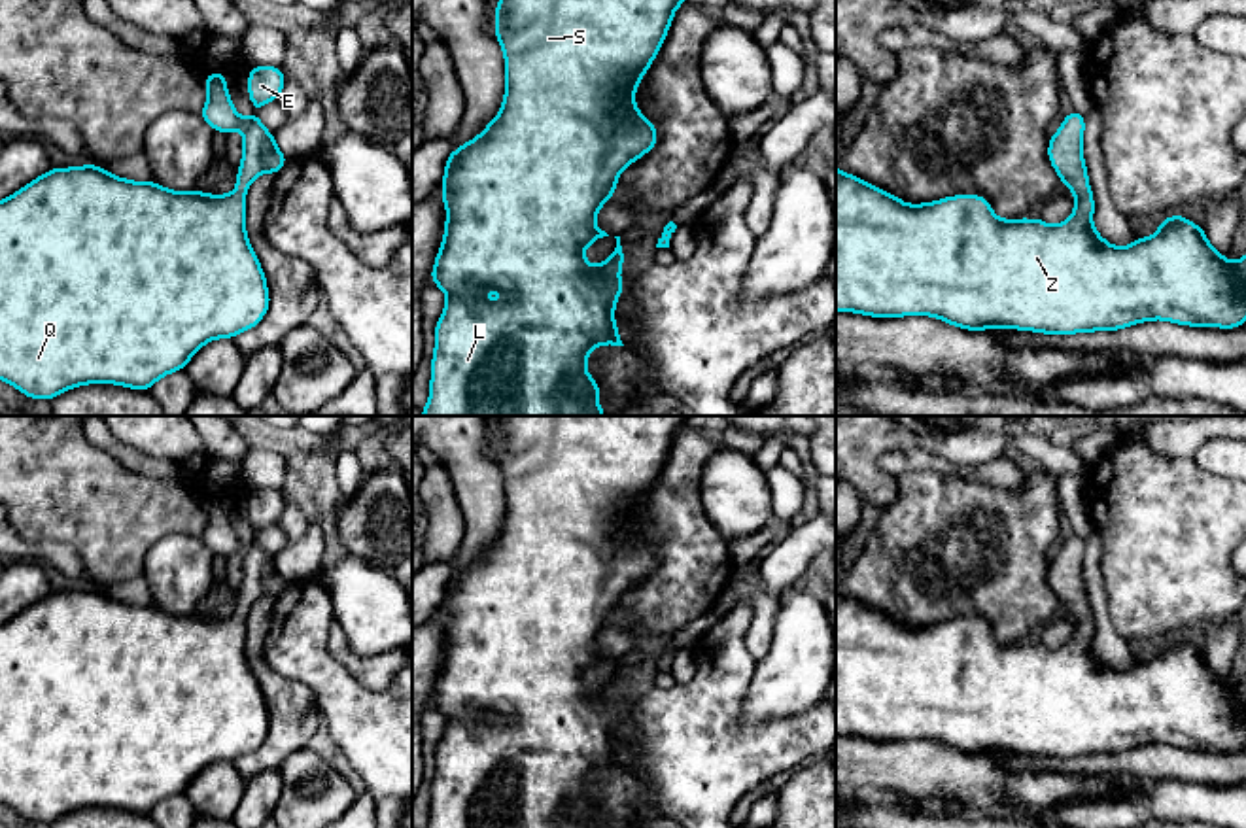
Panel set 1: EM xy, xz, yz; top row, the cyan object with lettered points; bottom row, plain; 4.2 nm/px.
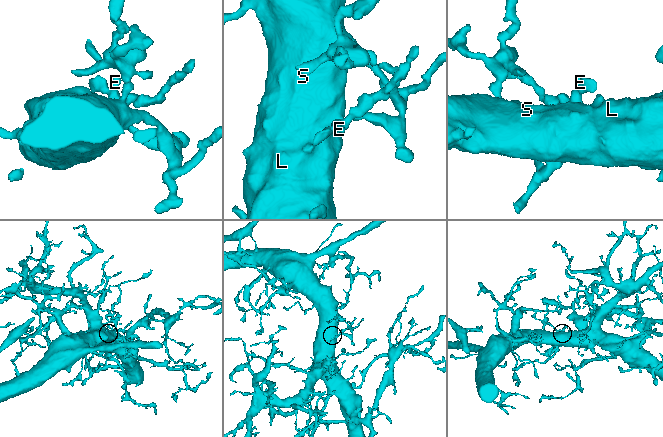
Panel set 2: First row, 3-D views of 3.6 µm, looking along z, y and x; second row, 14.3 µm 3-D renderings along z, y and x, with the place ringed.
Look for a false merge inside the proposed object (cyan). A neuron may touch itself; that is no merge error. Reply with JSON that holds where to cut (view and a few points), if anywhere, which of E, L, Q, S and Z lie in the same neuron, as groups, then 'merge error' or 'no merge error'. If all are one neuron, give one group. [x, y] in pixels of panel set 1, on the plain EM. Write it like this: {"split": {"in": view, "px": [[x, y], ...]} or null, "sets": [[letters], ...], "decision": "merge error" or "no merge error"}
{"split": null, "sets": [["E", "L", "Q", "S", "Z"]], "decision": "no merge error"}

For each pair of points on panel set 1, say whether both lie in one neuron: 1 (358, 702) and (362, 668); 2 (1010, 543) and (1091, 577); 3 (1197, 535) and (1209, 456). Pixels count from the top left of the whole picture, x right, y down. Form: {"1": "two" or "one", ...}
{"1": "two", "2": "two", "3": "two"}

